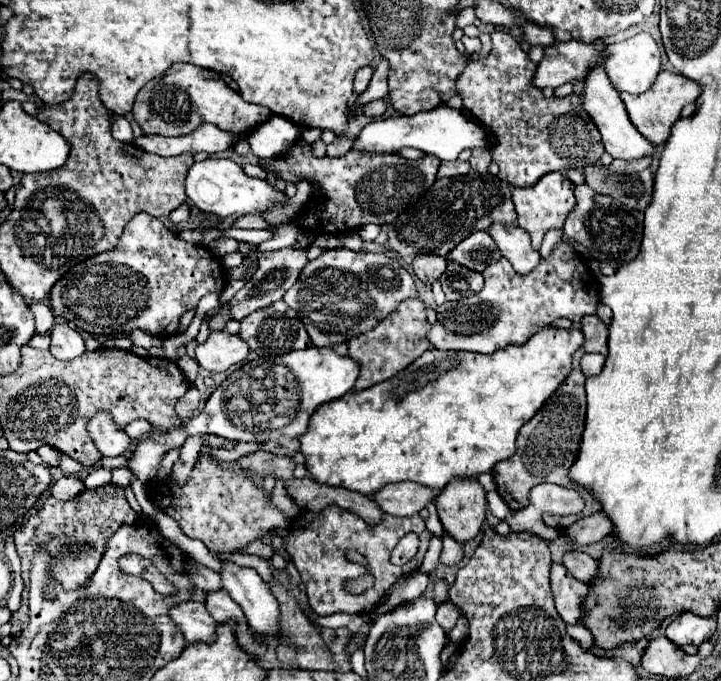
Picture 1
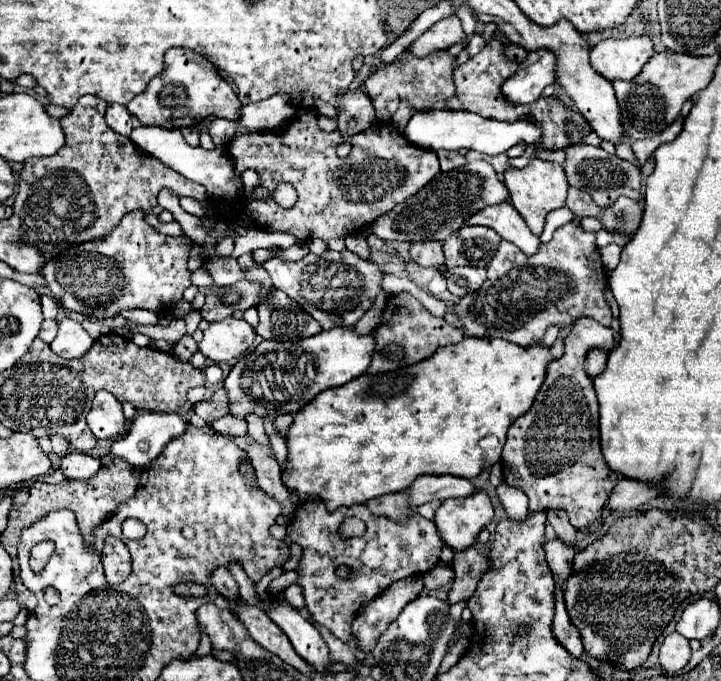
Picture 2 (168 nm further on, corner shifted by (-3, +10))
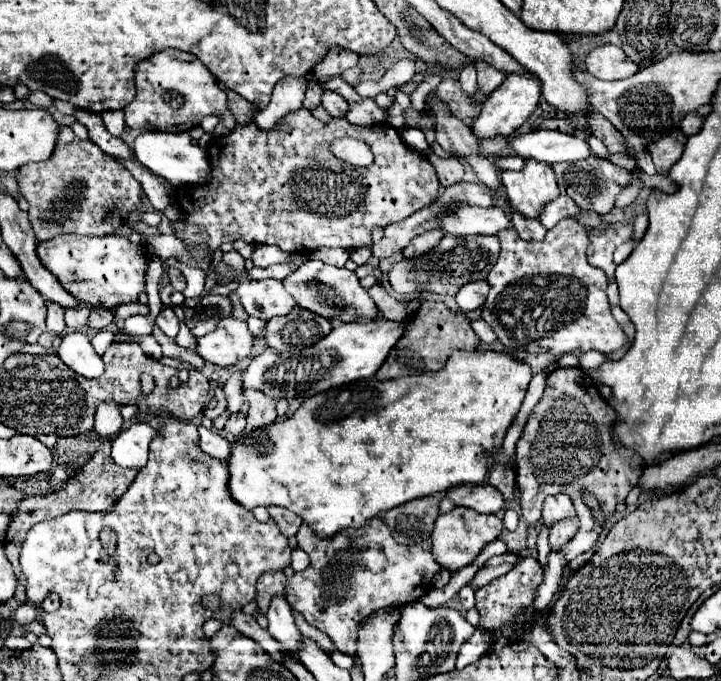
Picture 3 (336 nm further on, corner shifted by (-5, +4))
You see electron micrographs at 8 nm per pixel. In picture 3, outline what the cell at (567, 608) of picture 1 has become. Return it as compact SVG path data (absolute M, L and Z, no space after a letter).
M579 517L573 519L561 519L551 527L551 535L549 535L549 543L551 549L561 549L567 541L571 541L575 537L579 529Z

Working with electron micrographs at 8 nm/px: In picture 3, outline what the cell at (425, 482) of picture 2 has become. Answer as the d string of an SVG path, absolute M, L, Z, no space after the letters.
M461 485L447 491L447 497L479 513L499 513L505 507L503 495L491 485Z

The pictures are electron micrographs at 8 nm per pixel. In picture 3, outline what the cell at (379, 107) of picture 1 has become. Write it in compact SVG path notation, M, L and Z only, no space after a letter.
M323 91L323 97L321 97L321 107L331 115L331 117L345 117L347 113L347 101L333 93L333 91Z

